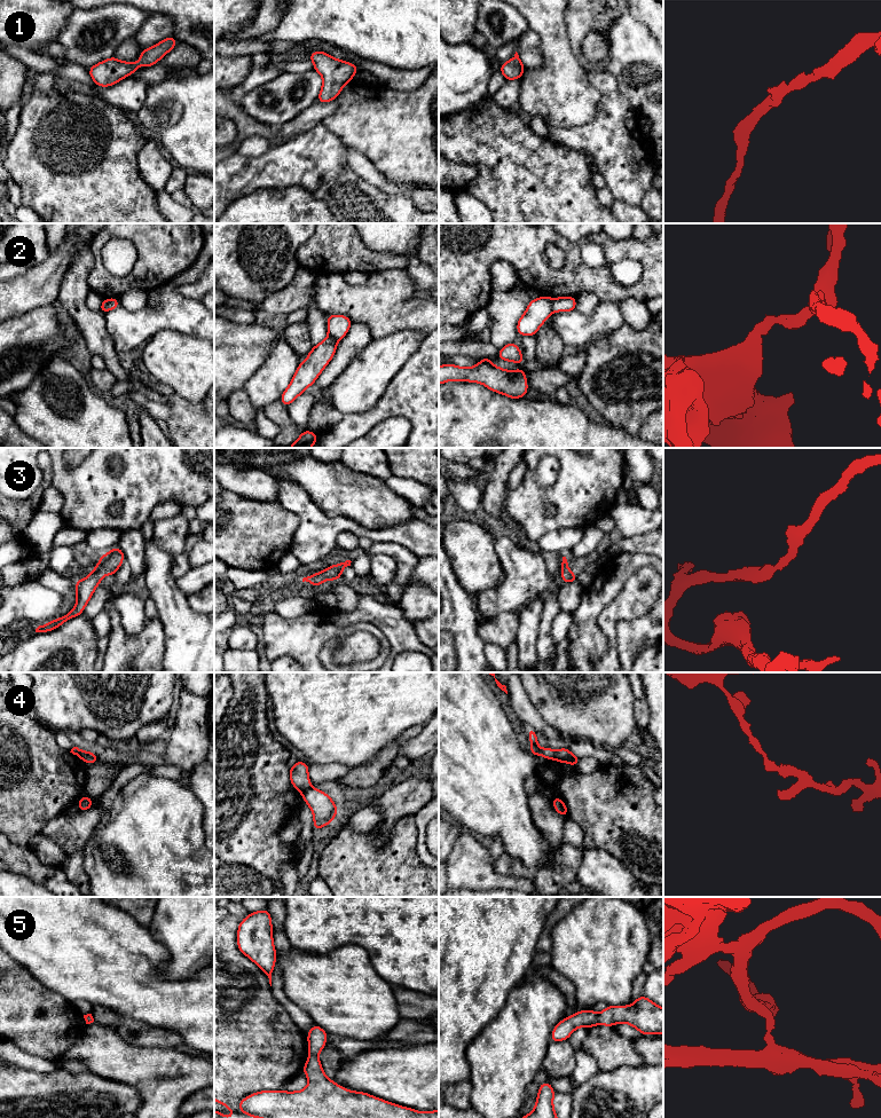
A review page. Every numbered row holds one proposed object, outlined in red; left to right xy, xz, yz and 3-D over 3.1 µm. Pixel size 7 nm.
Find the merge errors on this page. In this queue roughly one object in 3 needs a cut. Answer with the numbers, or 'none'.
2, 4, 5

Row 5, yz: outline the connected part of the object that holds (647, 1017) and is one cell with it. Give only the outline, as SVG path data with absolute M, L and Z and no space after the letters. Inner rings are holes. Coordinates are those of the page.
M640 995L631 1006L608 1006L598 1014L598 1024L628 1023L642 1034L663 1033L663 1008Z

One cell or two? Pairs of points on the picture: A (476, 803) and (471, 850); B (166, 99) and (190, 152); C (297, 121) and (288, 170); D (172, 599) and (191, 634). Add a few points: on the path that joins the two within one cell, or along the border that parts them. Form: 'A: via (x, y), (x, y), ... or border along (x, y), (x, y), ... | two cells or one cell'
A: border along (463, 828), (472, 832), (486, 842) | two cells
B: via (180, 112), (190, 123), (190, 139) | one cell
C: border along (317, 124), (272, 147) | two cells
D: via (173, 607), (174, 613), (183, 626) | one cell

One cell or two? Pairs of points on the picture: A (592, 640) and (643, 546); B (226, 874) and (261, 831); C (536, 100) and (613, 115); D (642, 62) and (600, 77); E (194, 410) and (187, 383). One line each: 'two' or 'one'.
A: two
B: two
C: two
D: two
E: two

